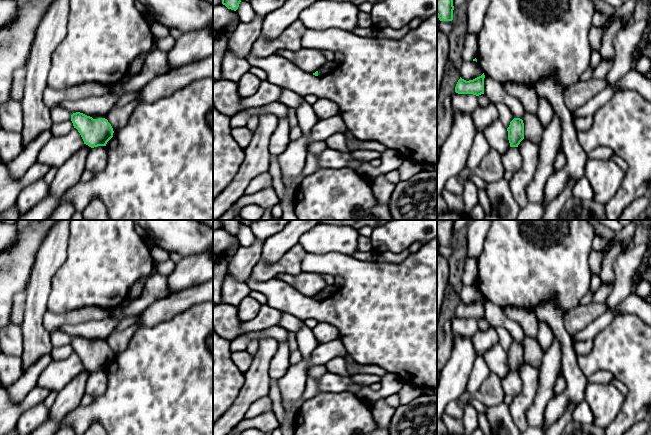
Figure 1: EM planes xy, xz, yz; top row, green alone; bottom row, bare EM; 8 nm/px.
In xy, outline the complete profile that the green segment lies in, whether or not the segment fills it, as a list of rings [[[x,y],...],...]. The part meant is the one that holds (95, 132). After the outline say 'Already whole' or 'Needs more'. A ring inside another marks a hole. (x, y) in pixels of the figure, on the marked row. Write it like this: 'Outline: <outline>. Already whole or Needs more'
Outline: [[[76,112],[71,115],[74,128],[80,133],[84,144],[91,148],[106,146],[113,137],[113,128],[105,118],[93,119],[83,113]]]. Already whole

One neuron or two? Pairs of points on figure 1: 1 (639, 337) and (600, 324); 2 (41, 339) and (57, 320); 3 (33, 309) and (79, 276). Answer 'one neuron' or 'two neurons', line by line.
1: two neurons
2: two neurons
3: two neurons

